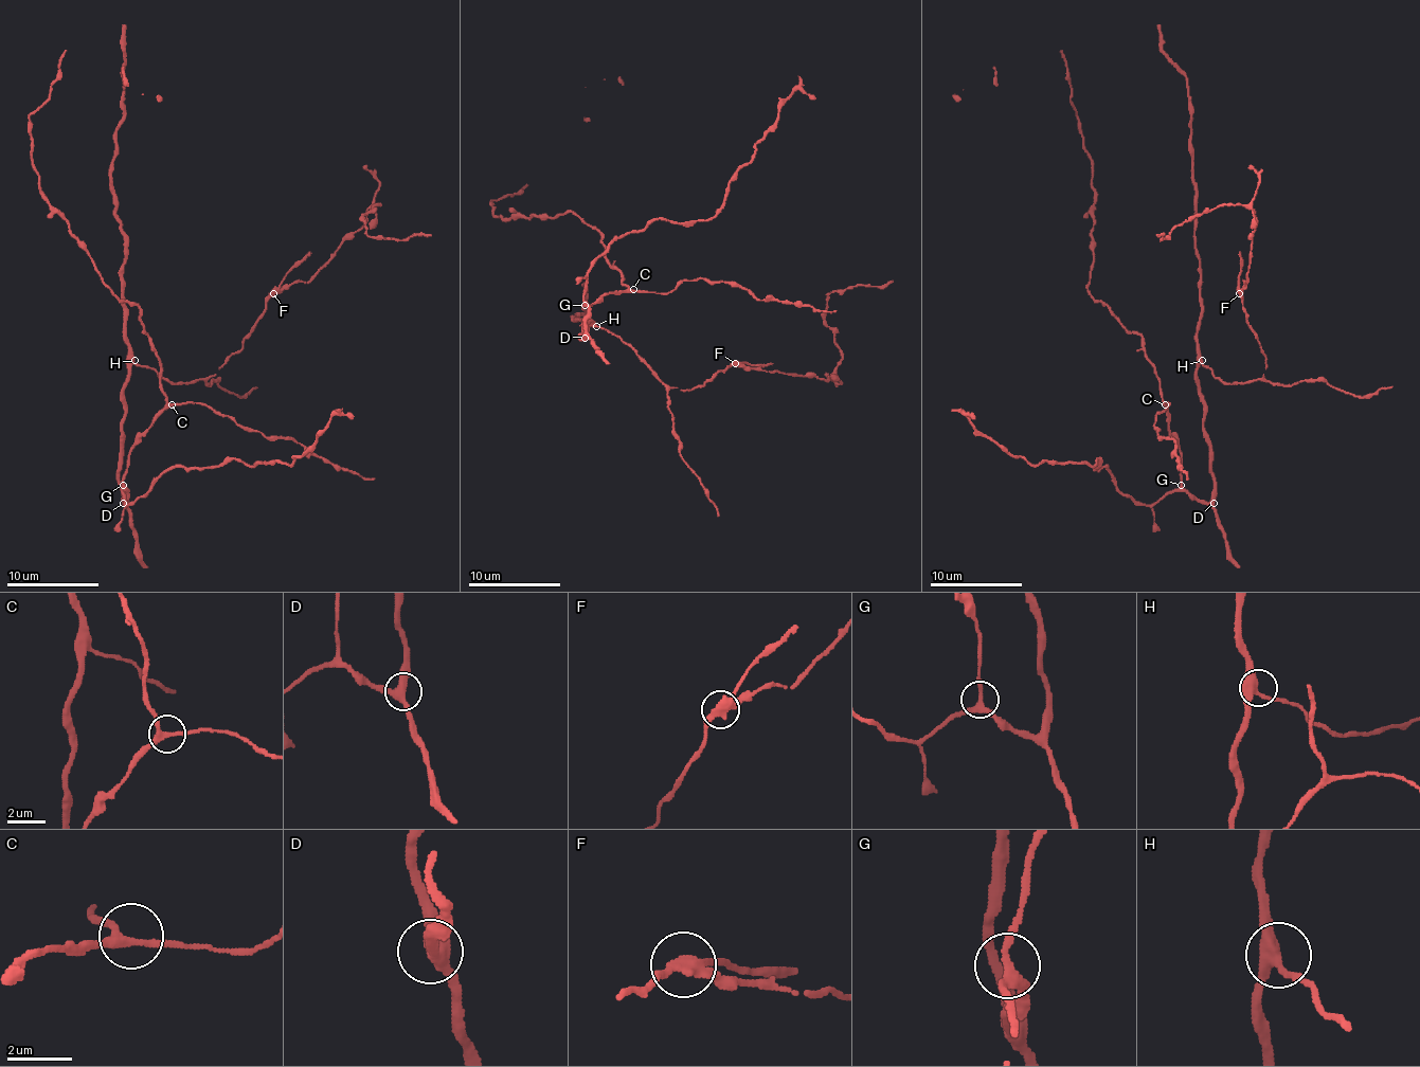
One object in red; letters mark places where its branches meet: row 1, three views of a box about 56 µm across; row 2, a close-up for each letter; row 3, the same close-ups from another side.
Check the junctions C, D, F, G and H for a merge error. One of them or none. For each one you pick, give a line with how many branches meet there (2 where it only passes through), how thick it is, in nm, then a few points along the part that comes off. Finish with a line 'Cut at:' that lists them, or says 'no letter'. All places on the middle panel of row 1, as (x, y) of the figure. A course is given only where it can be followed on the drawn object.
F: 3 | 280 nm | (734, 363), (773, 363)
Cut at: F

